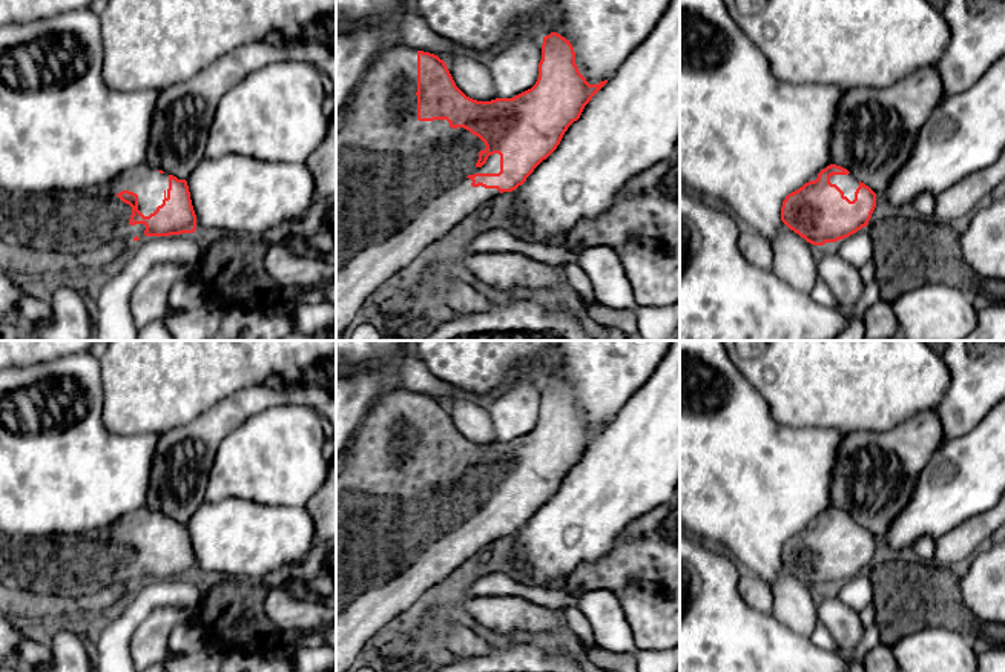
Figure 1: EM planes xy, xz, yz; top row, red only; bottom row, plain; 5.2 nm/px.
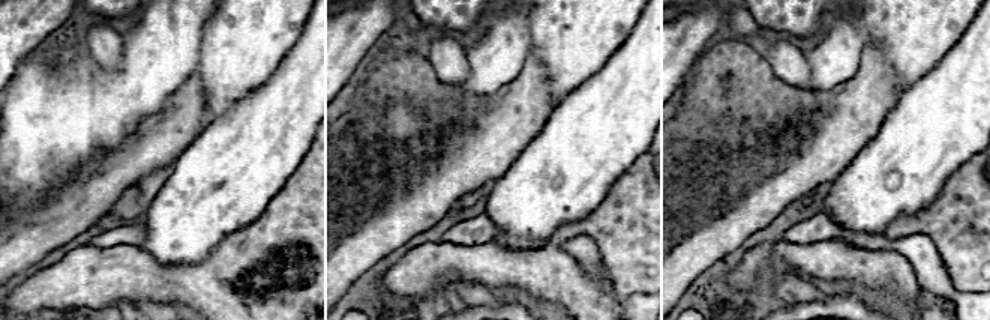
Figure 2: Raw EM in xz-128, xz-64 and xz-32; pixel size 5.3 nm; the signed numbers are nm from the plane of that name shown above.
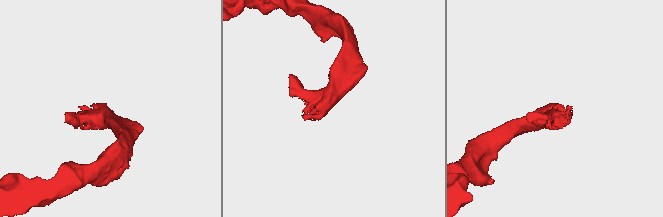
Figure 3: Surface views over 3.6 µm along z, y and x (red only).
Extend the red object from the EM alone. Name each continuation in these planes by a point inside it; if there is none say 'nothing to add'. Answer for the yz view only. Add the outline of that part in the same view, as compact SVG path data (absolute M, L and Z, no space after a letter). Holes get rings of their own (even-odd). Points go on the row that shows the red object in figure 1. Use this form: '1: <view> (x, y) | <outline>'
1: yz (849, 183) | M833 175L830 176L830 183L836 184L850 201L855 199L855 192L859 187L859 180L853 175Z

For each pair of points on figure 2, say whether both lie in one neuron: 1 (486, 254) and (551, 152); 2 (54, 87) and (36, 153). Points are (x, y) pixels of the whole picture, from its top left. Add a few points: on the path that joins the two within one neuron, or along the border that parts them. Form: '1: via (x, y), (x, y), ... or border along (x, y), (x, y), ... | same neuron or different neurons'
1: border along (492, 241), (510, 250), (528, 251) | different neurons
2: via (54, 104), (54, 126), (48, 137) | same neuron

